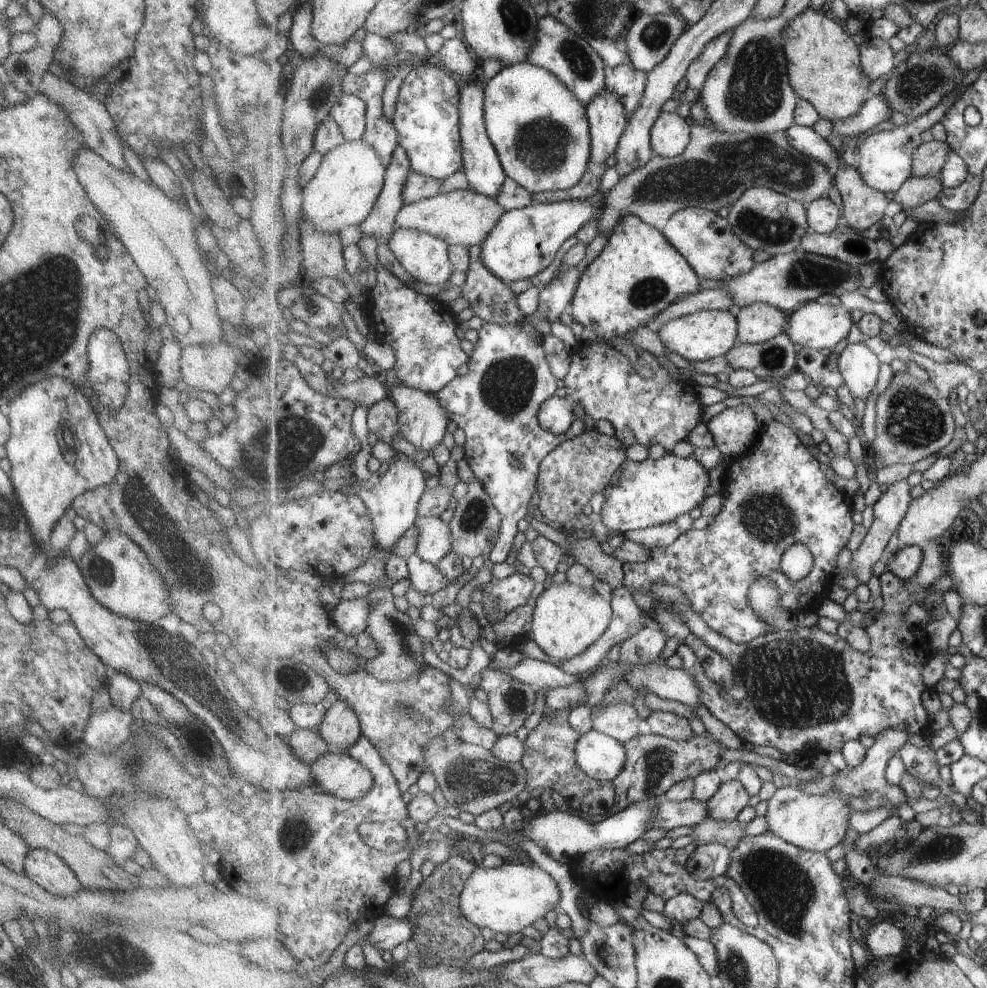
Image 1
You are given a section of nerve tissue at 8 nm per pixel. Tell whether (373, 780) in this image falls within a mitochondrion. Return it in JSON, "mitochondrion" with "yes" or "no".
{"mitochondrion":"no"}

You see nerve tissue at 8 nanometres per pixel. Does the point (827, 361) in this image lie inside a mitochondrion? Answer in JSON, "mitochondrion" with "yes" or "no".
{"mitochondrion":"no"}

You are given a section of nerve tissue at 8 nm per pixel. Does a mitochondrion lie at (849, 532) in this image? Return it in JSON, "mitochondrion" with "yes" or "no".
{"mitochondrion":"no"}

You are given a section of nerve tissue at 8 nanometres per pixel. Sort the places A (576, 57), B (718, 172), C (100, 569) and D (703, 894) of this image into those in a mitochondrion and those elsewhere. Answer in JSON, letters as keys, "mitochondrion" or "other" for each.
{"A":"mitochondrion","B":"mitochondrion","C":"mitochondrion","D":"other"}

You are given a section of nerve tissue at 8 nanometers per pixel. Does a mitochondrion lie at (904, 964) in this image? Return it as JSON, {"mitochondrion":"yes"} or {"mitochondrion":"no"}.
{"mitochondrion":"no"}

